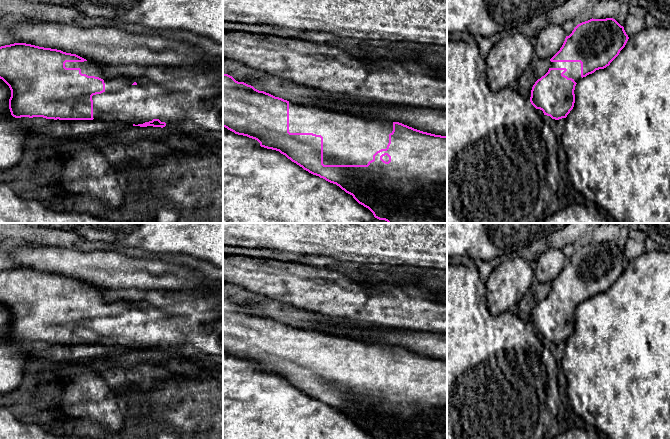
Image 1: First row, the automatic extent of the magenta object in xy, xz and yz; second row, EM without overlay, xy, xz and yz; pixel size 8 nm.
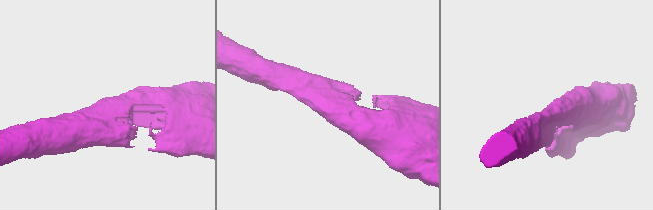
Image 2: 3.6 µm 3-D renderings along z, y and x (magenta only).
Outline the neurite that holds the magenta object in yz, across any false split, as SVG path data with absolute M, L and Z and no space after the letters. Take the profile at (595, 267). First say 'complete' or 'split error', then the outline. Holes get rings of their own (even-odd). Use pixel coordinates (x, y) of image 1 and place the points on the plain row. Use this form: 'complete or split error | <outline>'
split error | M592 242L578 248L572 257L566 260L560 274L550 283L548 296L533 309L531 328L552 343L566 342L574 331L574 314L578 305L596 294L609 290L625 271L628 263L624 251L613 242Z

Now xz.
split error | M223 298L223 351L238 359L255 363L261 371L279 375L292 386L309 397L336 408L373 439L447 439L447 360L423 356L399 346L369 344L345 336L336 336L317 329L304 329L289 326L264 315L259 315L244 306L236 305L232 300Z

